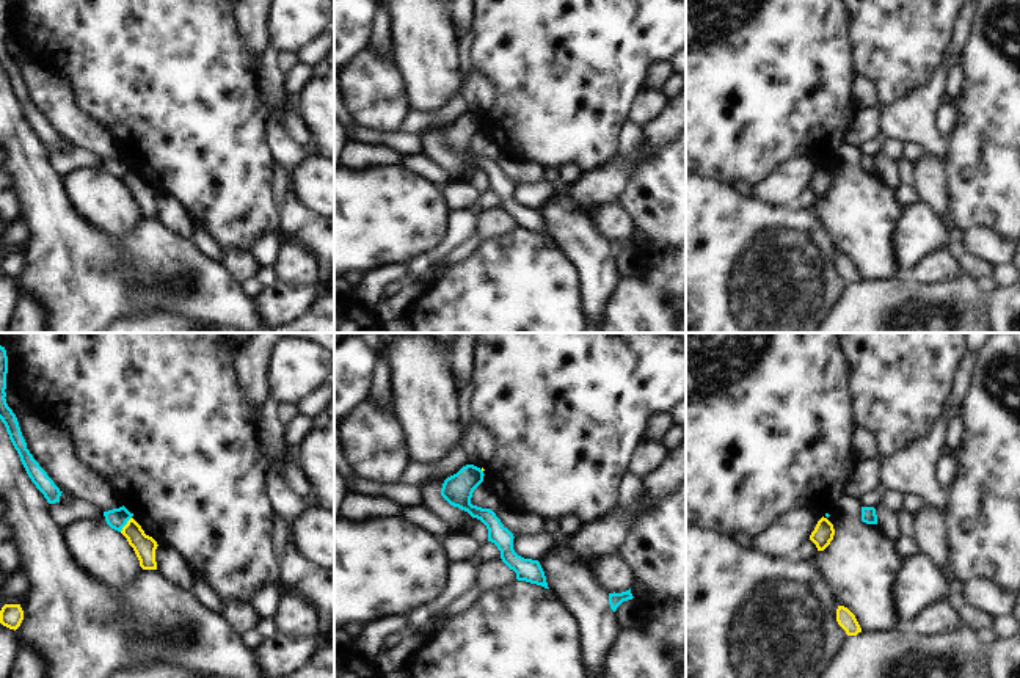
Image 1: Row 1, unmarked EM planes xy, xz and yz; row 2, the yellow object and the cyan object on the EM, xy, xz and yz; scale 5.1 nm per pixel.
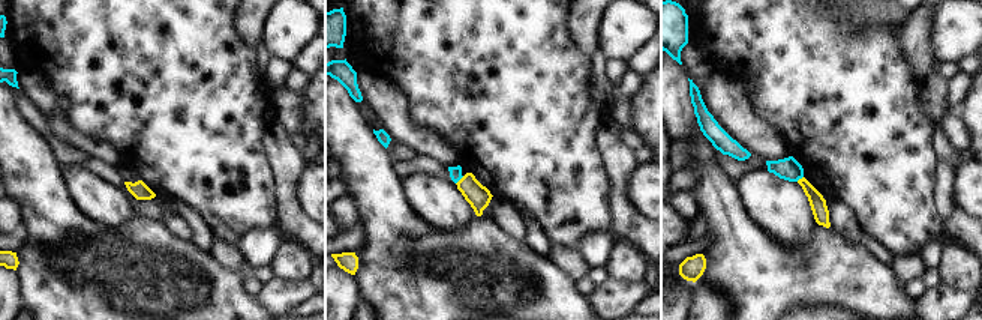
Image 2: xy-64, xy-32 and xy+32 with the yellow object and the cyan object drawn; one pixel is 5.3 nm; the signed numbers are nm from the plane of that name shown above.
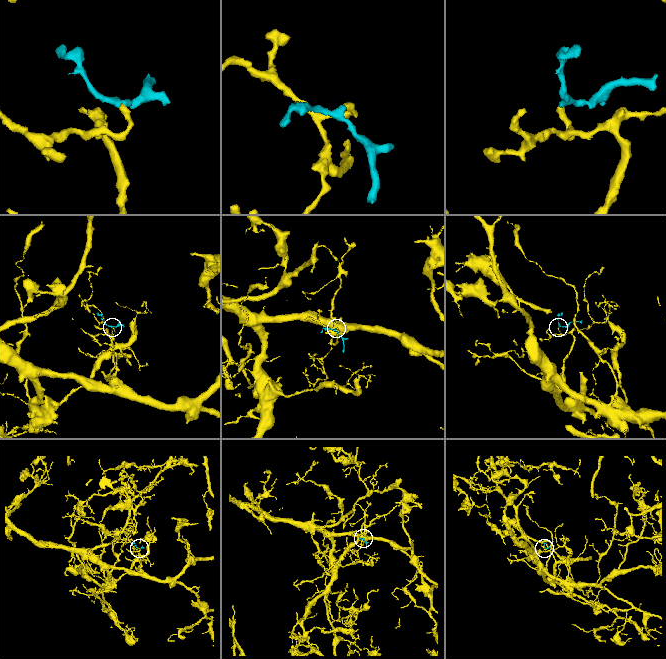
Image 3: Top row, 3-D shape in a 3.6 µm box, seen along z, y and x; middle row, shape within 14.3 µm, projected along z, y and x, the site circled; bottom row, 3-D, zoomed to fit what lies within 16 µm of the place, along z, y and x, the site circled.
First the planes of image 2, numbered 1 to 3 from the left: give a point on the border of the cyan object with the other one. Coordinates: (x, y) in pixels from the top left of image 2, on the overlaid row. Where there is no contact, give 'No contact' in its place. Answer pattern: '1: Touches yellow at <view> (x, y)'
1: No contact
2: Touches yellow at xy-32 (459, 181)
3: Touches yellow at xy+32 (799, 179).

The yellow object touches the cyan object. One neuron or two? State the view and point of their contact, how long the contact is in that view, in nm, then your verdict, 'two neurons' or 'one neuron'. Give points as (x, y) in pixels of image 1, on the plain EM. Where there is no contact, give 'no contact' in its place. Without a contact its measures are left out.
meets yellow in xy at (126, 173); contact 100 nm long; two neurons

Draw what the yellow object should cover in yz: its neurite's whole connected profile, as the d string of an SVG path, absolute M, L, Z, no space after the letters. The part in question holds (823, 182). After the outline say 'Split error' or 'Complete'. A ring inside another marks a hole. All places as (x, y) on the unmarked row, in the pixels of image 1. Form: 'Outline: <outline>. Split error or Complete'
Outline: M821 166L810 184L810 188L816 193L818 199L824 199L833 188L835 177L827 166Z. Complete.

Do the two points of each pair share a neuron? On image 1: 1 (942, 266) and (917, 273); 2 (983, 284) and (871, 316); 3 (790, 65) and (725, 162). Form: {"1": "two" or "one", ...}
{"1": "one", "2": "two", "3": "one"}

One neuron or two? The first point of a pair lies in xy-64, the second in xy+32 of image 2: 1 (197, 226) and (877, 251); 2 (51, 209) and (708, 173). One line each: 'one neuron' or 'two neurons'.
1: one neuron
2: one neuron

